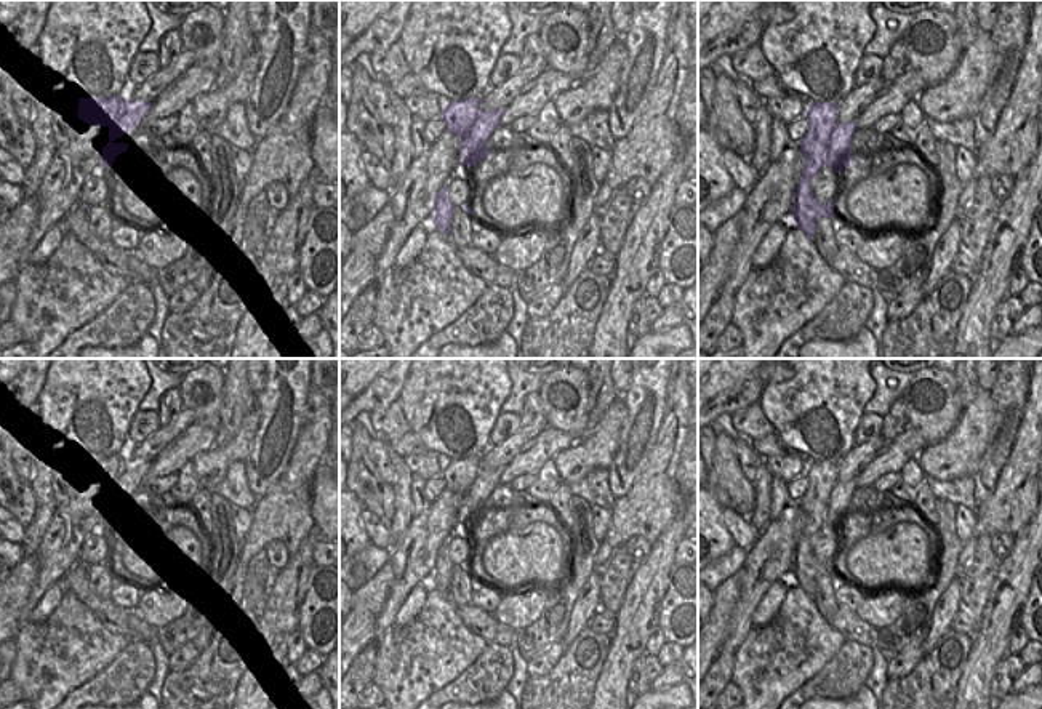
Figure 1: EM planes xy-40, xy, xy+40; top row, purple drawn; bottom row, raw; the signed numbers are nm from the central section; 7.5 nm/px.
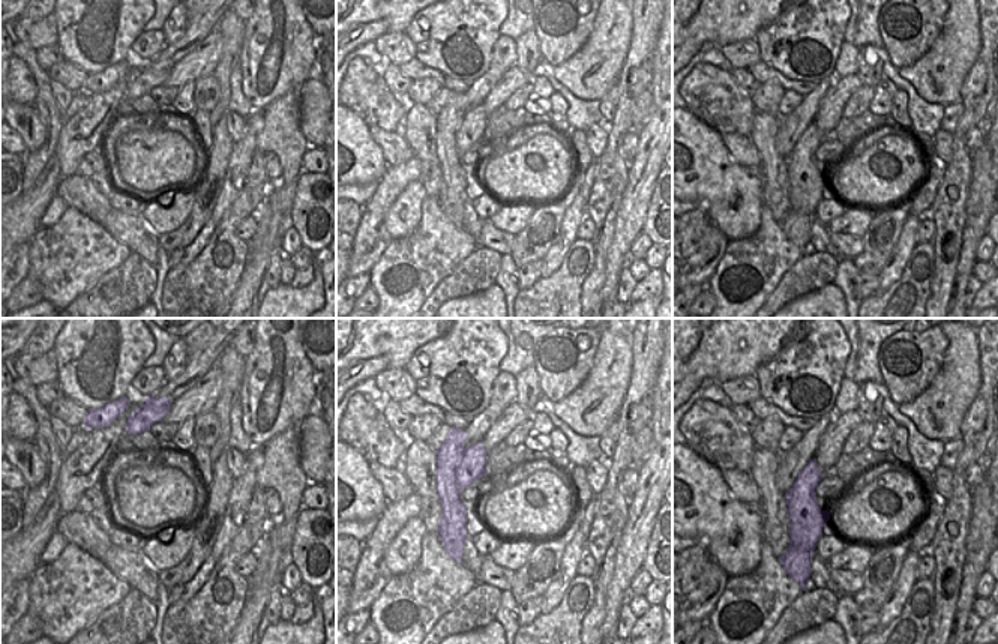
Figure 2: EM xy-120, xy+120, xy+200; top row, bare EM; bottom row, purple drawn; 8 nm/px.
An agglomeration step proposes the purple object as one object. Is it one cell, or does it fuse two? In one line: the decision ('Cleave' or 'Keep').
Cleave.

